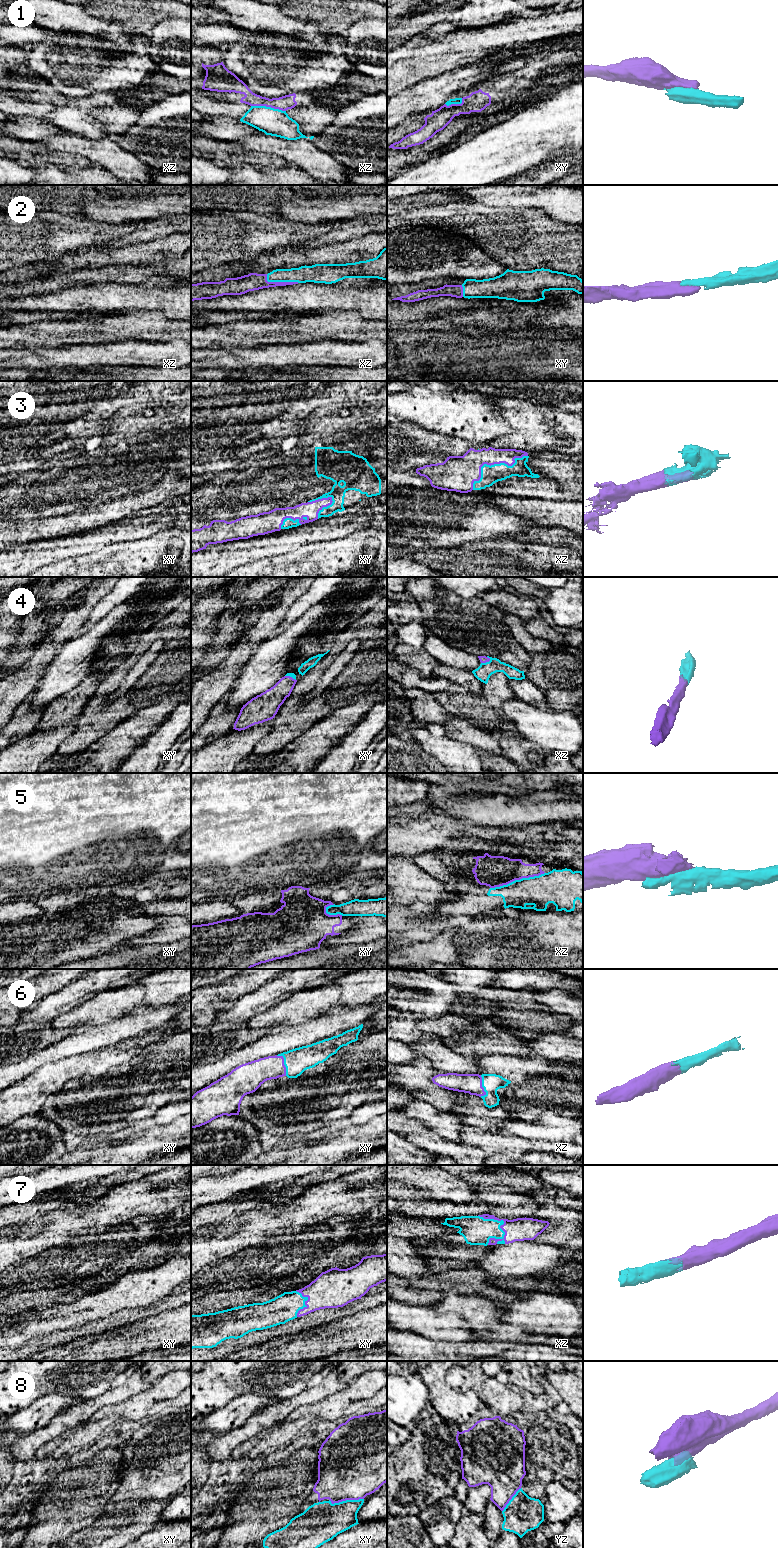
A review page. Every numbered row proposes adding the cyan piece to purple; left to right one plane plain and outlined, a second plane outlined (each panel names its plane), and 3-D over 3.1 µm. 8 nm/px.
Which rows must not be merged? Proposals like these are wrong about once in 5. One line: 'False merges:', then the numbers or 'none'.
False merges: 1, 5, 8

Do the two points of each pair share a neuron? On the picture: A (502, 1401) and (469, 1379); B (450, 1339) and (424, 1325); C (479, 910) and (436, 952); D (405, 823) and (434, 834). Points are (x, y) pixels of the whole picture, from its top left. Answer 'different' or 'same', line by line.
A: same
B: same
C: different
D: same

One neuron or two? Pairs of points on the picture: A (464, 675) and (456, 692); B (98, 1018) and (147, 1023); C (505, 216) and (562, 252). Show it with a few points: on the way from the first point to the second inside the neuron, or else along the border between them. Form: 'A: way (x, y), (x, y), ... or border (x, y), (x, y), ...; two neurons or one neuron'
A: border (452, 682), (456, 682), (472, 692), (480, 693); two neurons
B: border (135, 1007), (117, 1019), (92, 1026); two neurons
C: way (519, 230), (533, 241), (548, 244); one neuron

